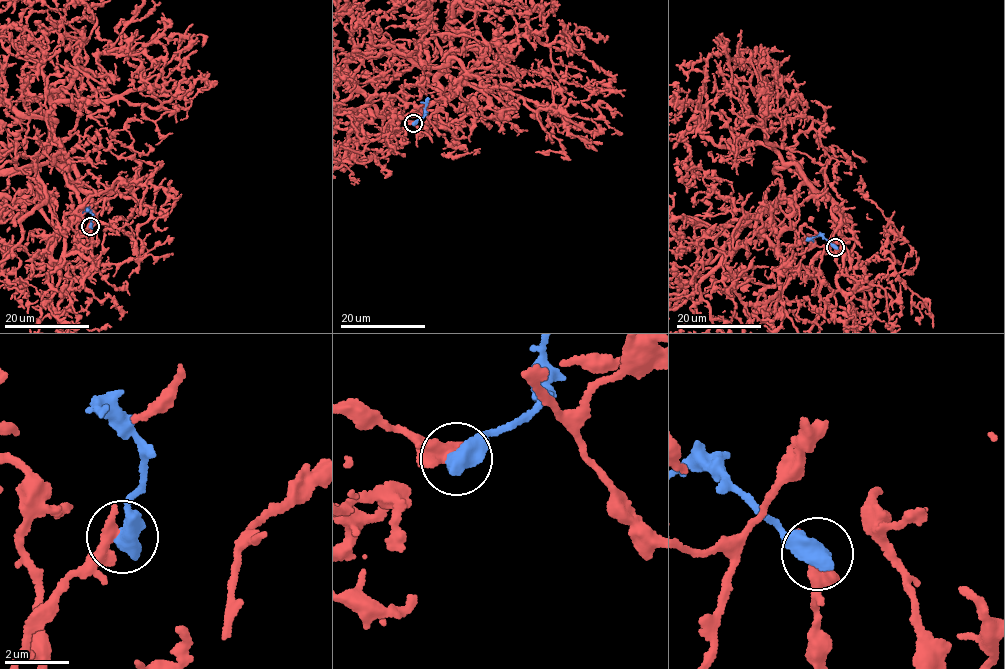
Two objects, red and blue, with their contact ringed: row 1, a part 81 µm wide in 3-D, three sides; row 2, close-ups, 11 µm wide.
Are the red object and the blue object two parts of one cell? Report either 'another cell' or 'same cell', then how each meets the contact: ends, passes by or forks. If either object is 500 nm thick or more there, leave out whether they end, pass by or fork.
another cell

